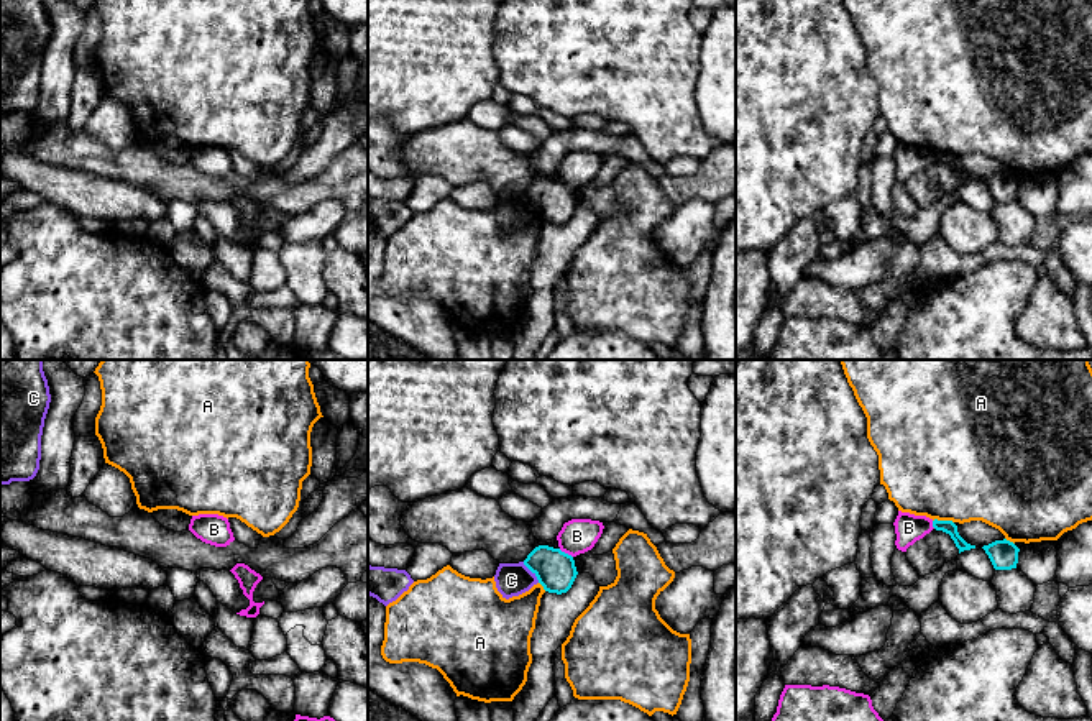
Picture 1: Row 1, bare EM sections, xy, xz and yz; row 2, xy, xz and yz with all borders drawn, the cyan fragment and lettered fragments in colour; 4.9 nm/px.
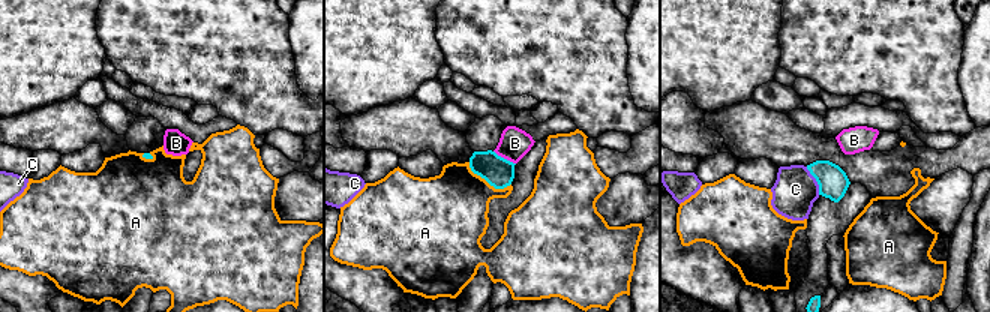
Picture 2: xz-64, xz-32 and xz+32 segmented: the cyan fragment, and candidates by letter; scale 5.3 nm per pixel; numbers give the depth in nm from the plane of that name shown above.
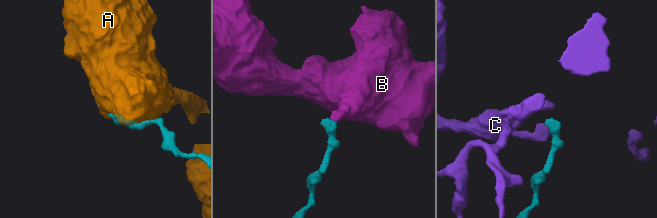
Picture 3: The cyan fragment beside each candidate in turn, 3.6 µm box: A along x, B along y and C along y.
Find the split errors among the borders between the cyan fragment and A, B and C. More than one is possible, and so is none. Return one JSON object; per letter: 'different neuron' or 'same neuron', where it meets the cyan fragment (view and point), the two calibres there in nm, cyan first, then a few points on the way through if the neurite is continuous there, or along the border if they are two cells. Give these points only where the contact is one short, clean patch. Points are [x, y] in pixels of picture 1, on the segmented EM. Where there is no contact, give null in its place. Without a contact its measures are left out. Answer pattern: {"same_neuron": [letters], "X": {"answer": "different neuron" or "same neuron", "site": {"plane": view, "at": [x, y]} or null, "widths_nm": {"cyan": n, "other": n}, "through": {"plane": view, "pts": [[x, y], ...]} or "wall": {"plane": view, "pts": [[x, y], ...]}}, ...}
{"same_neuron": [], "A": {"answer": "different neuron", "site": {"plane": "yz", "at": [943, 521]}, "widths_nm": {"cyan": 70, "other": 500}}, "B": {"answer": "different neuron", "site": {"plane": "xz", "at": [564, 552]}, "widths_nm": {"cyan": 200, "other": 170}, "wall": {"plane": "xz", "pts": [[559, 549], [572, 557]]}}, "C": {"answer": "different neuron", "site": {"plane": "xz", "at": [531, 570]}, "widths_nm": {"cyan": 200, "other": 160}, "wall": {"plane": "xz", "pts": [[523, 562], [539, 582]]}}}

